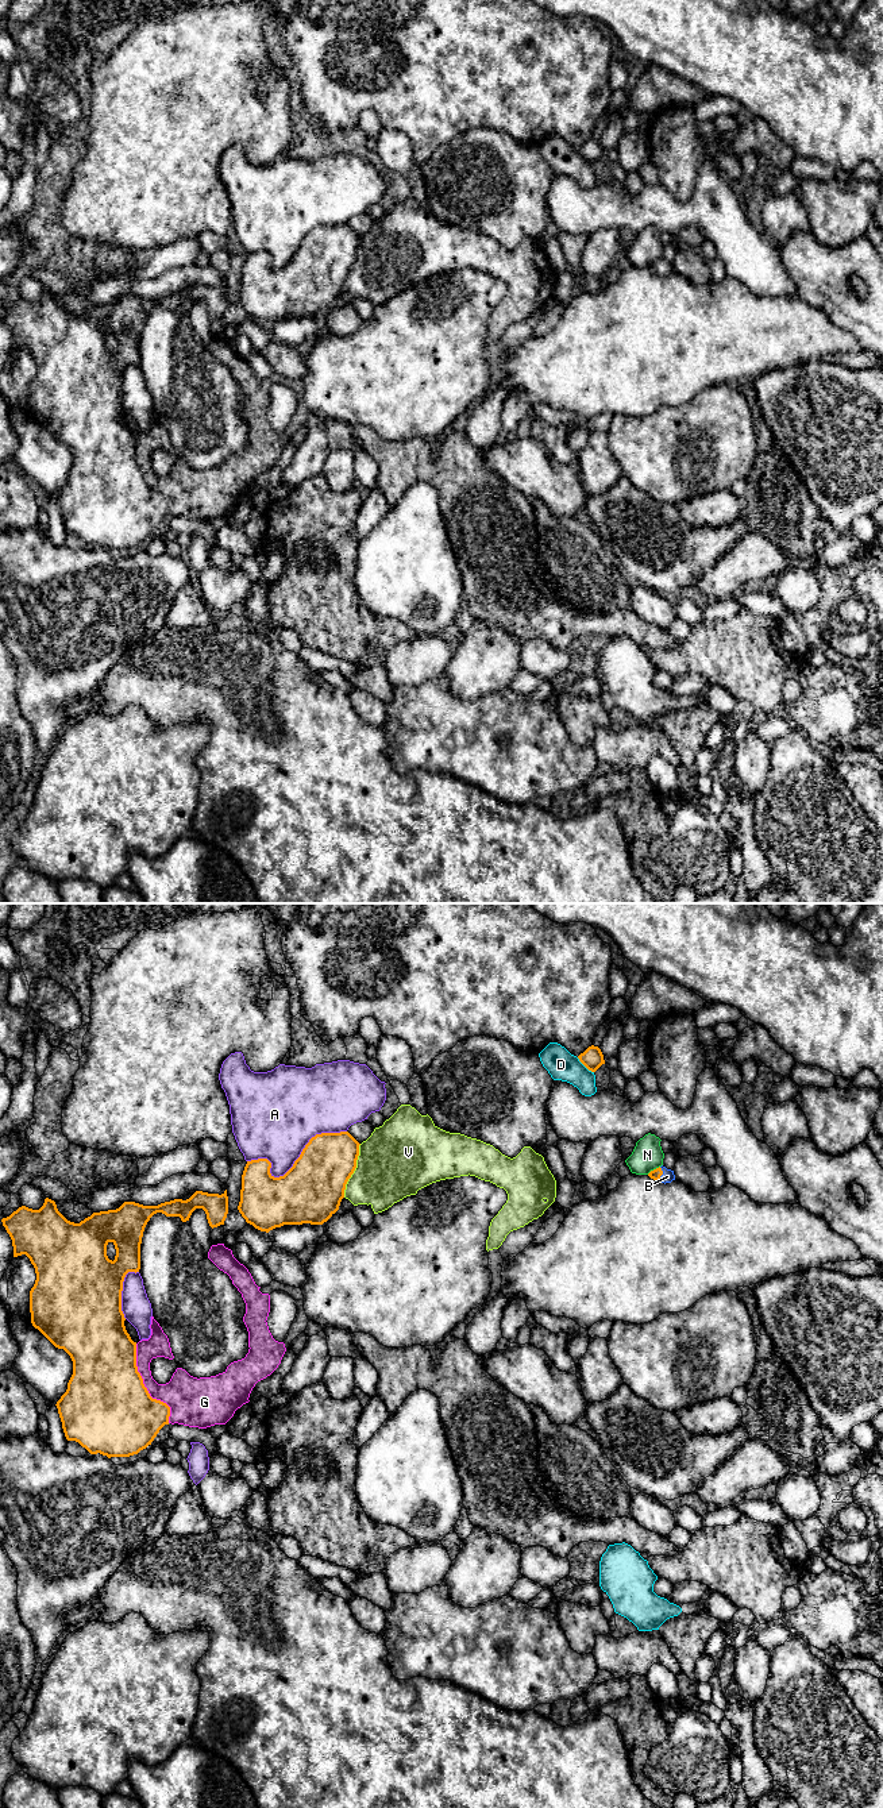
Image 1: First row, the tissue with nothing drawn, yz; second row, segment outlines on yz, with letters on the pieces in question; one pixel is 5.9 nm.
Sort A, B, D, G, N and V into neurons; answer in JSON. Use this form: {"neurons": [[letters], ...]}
{"neurons": [["A"], ["B"], ["D"], ["G"], ["N"], ["V"]]}

